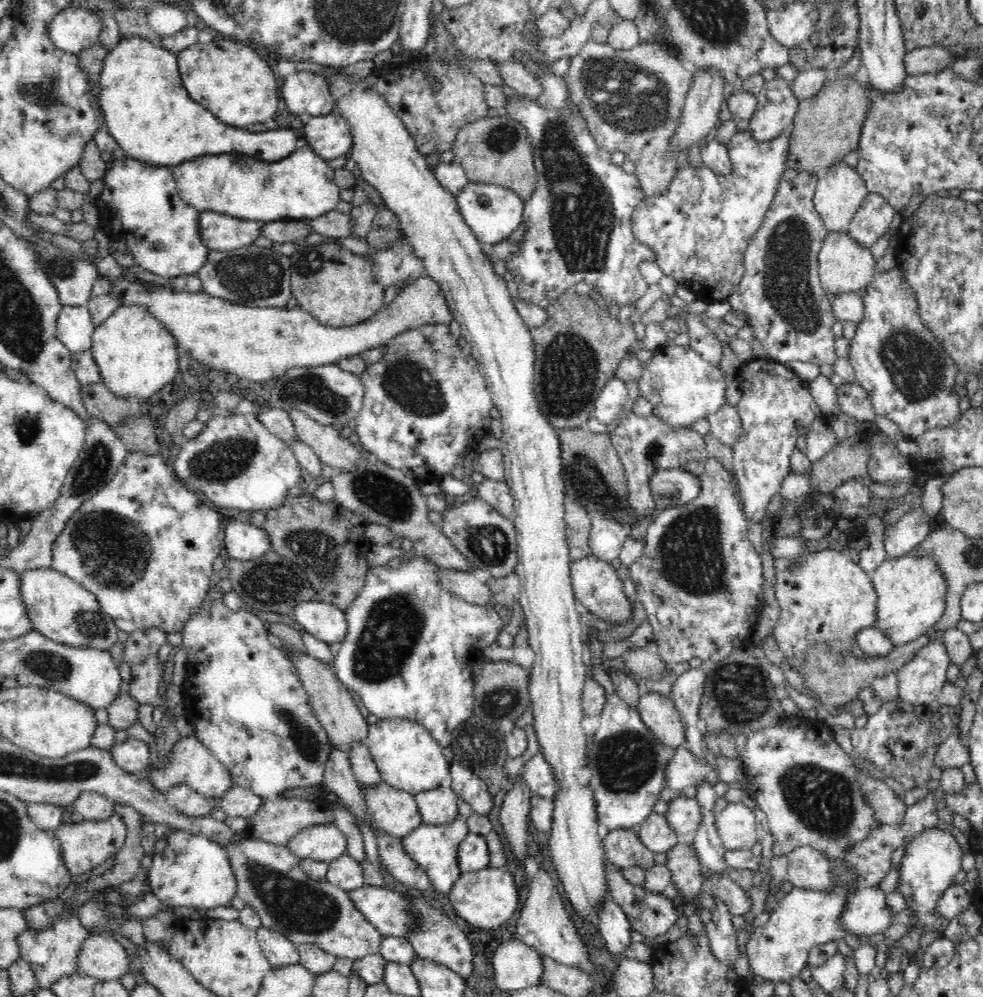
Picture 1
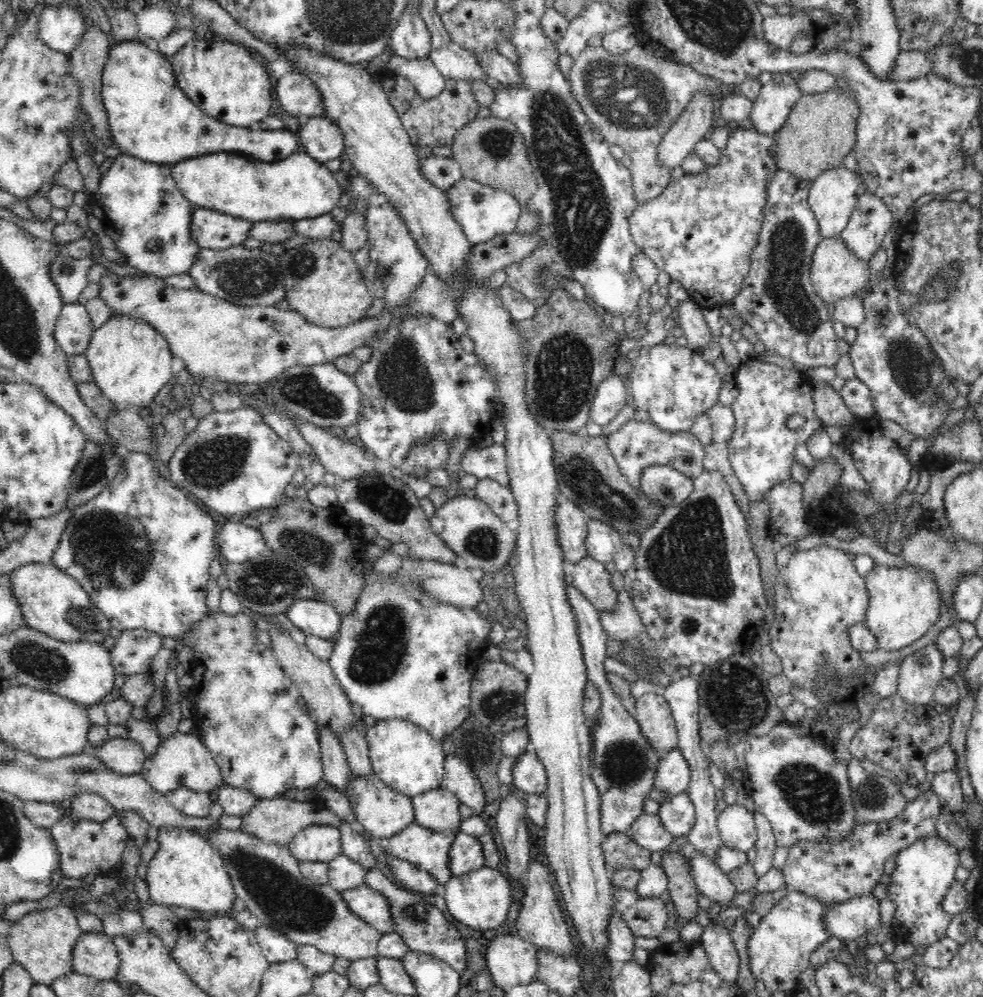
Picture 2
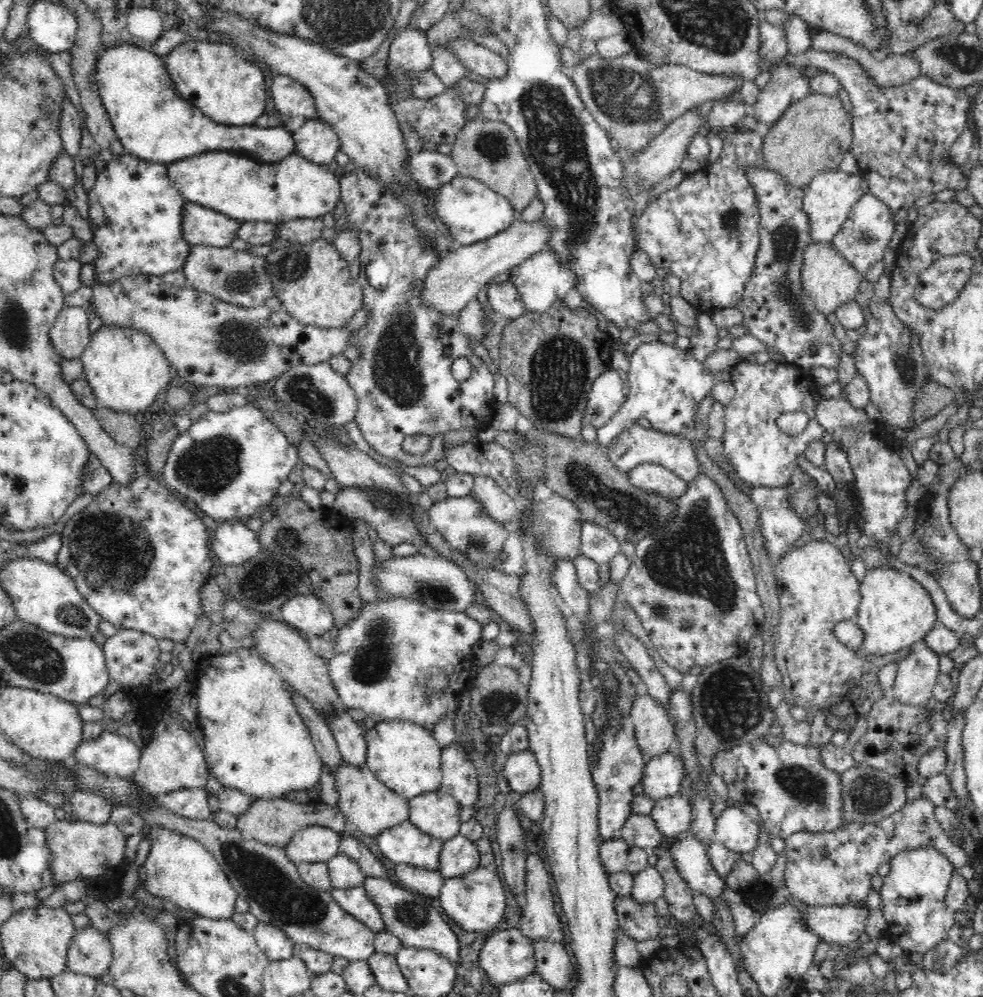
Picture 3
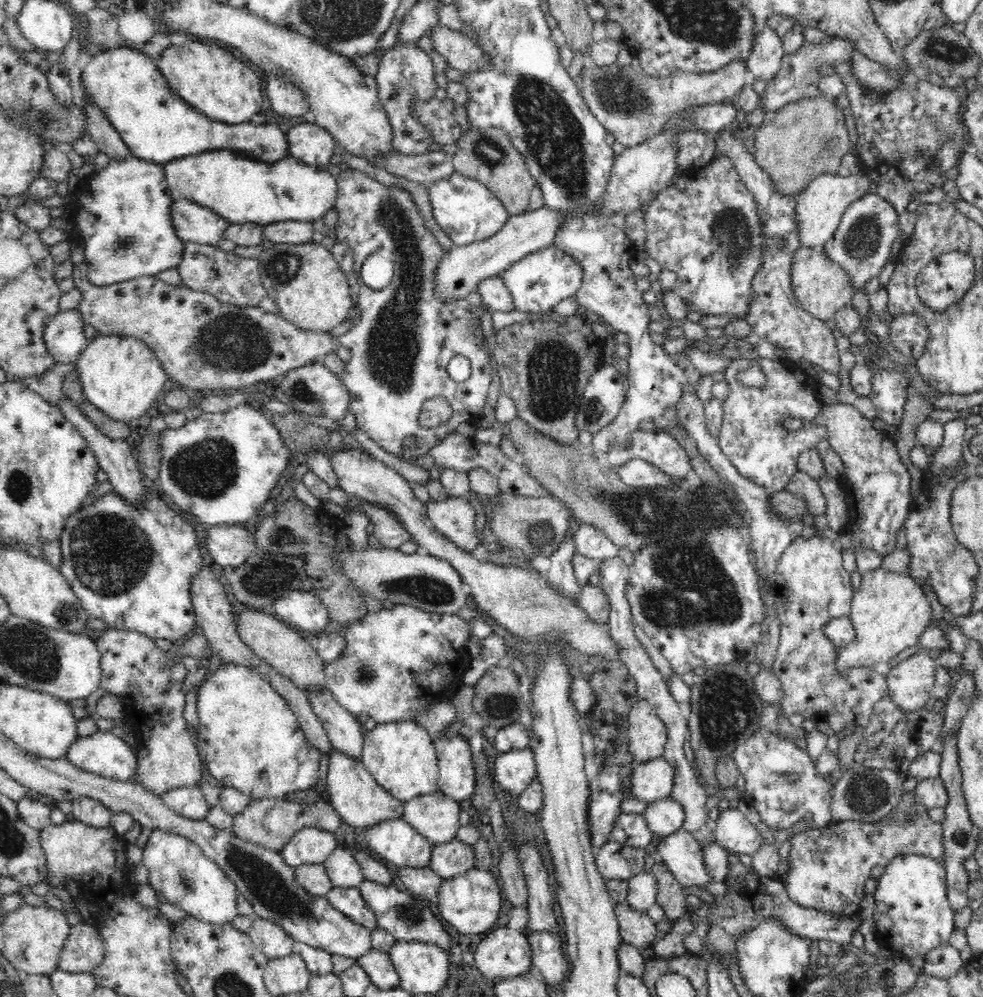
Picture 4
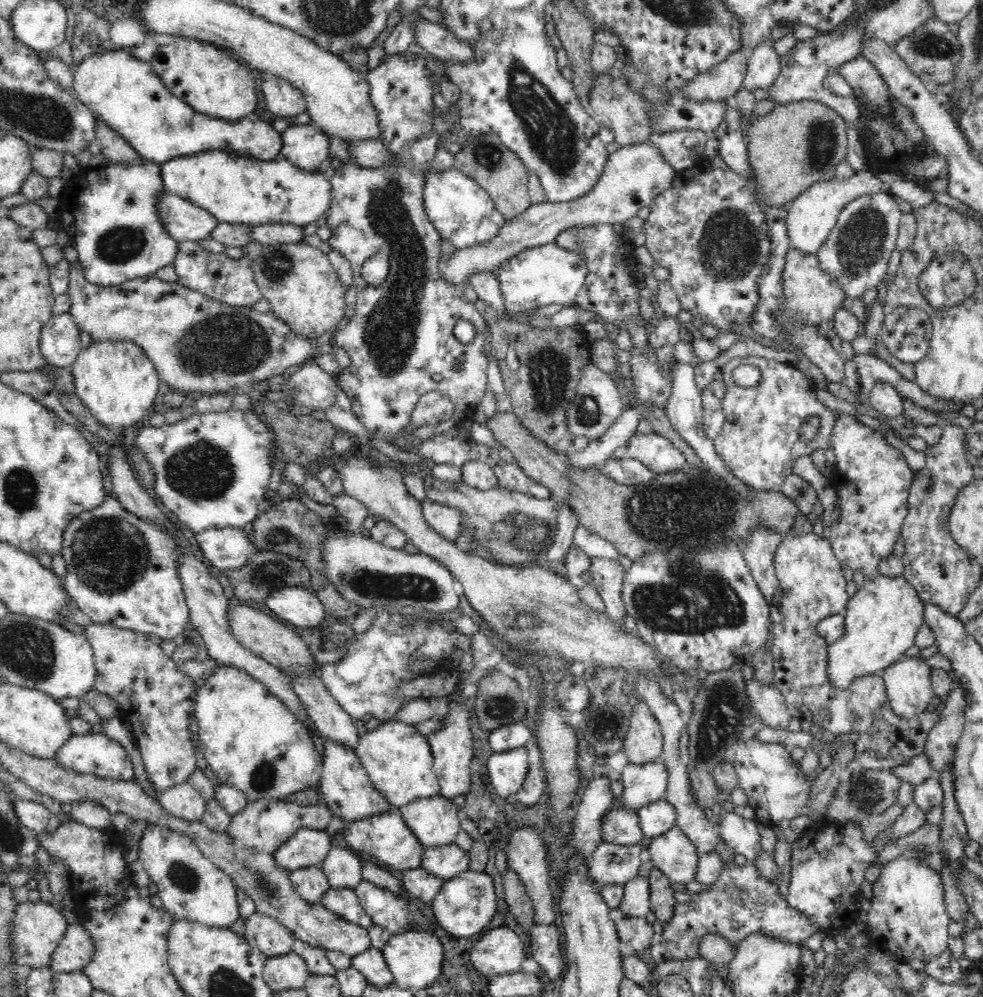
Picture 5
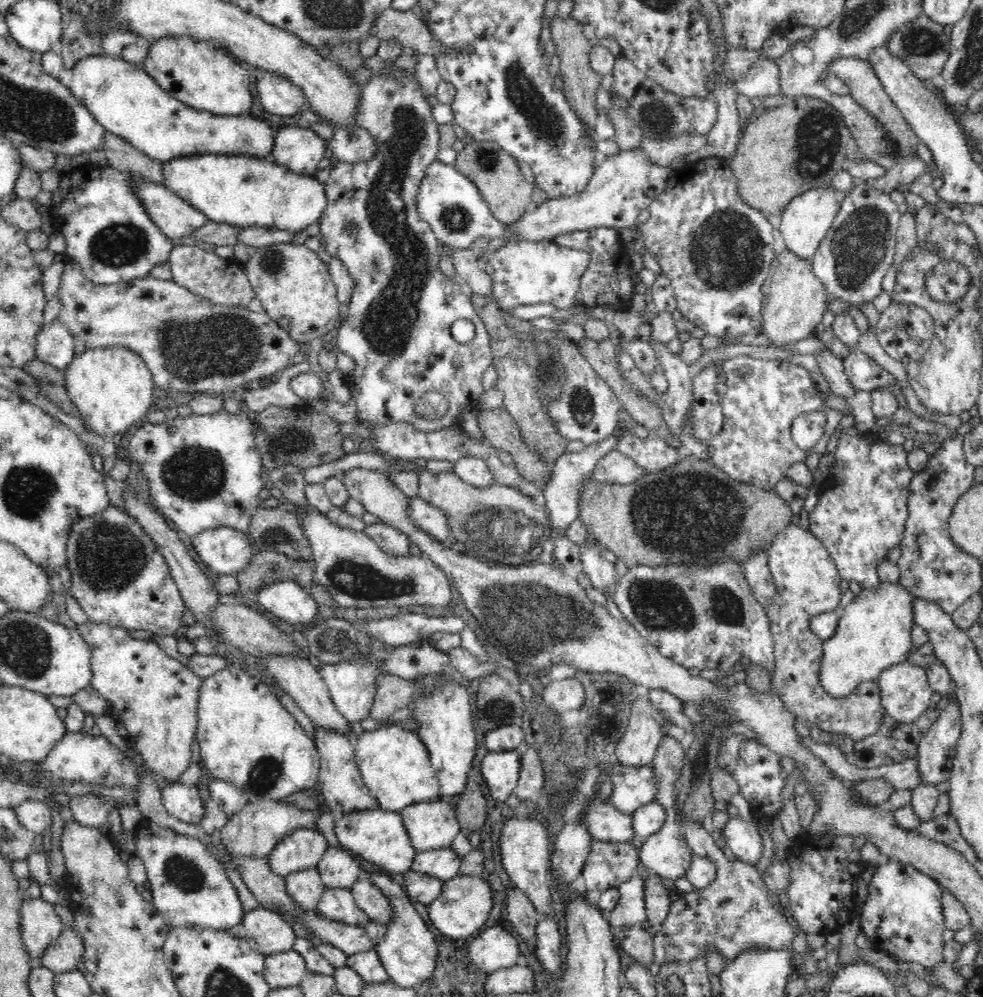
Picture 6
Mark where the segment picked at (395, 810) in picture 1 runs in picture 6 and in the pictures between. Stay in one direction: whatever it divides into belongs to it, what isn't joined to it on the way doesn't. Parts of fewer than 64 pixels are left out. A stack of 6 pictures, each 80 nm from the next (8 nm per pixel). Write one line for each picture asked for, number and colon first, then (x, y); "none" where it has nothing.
2: (383, 812)
3: (364, 800)
4: (351, 790)
5: (345, 787)
6: (342, 790)

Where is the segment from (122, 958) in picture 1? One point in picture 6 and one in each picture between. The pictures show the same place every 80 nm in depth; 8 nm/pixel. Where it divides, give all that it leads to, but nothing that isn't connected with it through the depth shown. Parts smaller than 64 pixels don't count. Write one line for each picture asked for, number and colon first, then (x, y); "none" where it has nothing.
2: (94, 954)
3: (90, 953)
4: (82, 951)
5: (75, 949)
6: (62, 955)

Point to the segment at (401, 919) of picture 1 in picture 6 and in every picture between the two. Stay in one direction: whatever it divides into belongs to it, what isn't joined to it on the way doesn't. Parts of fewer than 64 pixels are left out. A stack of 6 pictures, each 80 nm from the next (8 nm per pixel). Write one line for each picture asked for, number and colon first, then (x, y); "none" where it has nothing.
2: (372, 907)
3: (356, 901)
4: (348, 901)
5: (344, 902)
6: (338, 904)

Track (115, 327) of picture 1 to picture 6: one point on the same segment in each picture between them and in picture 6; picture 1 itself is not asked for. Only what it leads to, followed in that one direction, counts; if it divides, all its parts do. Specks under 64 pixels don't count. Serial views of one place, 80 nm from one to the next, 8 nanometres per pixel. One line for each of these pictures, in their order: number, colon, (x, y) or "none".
2: (131, 362)
3: (126, 370)
4: (121, 376)
5: (117, 383)
6: (111, 388)

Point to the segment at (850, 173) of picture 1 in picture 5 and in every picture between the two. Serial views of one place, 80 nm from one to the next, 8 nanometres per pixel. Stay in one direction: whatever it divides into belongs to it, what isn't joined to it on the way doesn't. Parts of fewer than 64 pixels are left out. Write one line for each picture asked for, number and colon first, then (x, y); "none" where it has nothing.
2: (832, 195)
3: (830, 195)
4: (819, 207)
5: (811, 216)

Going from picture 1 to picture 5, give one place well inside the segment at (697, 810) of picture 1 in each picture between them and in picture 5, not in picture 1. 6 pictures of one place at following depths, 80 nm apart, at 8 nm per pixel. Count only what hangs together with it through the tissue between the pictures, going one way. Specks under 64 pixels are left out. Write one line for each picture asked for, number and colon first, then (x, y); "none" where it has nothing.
2: (678, 814)
3: (673, 815)
4: (664, 817)
5: (657, 818)

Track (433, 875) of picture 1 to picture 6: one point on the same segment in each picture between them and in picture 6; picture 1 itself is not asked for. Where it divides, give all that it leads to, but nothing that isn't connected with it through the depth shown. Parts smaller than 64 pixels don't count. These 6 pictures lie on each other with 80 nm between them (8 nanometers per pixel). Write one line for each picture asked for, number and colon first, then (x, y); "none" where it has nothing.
2: (428, 850)
3: (406, 844)
4: (395, 841)
5: (386, 837)
6: (379, 836)

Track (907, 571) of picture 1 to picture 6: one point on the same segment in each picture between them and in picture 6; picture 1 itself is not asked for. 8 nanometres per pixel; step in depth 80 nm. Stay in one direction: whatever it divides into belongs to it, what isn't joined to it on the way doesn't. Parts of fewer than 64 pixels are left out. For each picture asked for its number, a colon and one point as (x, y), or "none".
2: (904, 603)
3: (895, 611)
4: (889, 611)
5: (881, 620)
6: (874, 632)

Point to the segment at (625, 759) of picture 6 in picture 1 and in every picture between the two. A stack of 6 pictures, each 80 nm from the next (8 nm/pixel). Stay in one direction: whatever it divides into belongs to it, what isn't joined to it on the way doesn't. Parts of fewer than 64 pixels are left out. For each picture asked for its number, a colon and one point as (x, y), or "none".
1: (657, 711)
2: (654, 716)
3: (654, 730)
4: (647, 735)
5: (643, 744)

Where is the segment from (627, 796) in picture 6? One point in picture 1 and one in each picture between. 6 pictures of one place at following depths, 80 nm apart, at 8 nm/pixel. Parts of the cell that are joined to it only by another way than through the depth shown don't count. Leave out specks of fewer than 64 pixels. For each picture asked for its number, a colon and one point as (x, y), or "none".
1: (684, 770)
2: (673, 776)
3: (664, 775)
4: (651, 781)
5: (641, 785)

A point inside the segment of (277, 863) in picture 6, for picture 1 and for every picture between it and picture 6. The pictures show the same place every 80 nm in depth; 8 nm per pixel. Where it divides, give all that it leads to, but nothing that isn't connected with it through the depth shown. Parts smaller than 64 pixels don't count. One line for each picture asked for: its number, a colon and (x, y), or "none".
1: (325, 843)
2: (317, 842)
3: (314, 844)
4: (311, 845)
5: (308, 847)

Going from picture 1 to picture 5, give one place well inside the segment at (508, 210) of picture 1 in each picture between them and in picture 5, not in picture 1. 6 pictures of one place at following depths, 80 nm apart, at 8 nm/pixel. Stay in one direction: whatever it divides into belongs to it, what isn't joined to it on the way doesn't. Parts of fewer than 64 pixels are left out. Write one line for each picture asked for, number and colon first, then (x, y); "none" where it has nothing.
2: (483, 212)
3: (472, 212)
4: (465, 209)
5: (462, 211)

